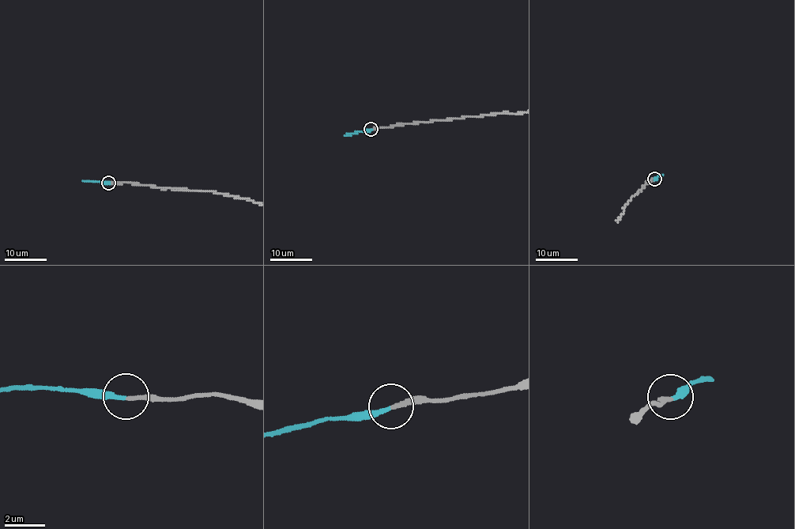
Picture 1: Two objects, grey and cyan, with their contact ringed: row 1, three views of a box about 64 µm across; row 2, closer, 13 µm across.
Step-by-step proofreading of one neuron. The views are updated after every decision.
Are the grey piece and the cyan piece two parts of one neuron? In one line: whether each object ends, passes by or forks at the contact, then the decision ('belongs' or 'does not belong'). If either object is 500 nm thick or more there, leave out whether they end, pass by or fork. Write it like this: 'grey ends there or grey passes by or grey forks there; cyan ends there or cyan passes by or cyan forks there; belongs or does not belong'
grey ends there; cyan ends there; belongs

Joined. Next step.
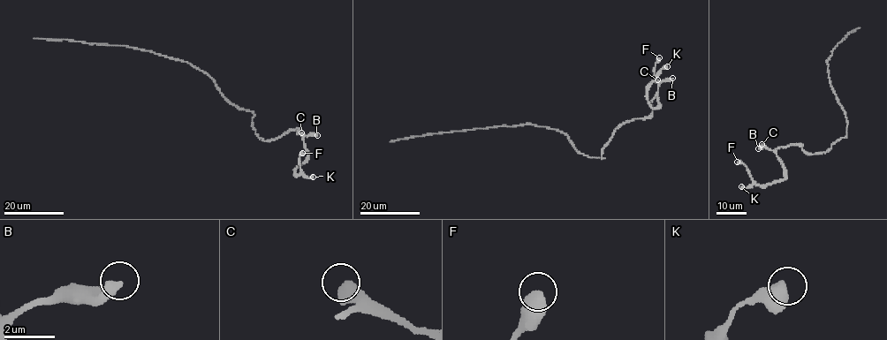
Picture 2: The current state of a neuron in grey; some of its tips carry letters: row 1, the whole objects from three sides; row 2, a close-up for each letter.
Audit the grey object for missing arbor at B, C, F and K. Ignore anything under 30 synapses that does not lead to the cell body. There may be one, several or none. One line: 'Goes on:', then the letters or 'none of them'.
Goes on: none of them

